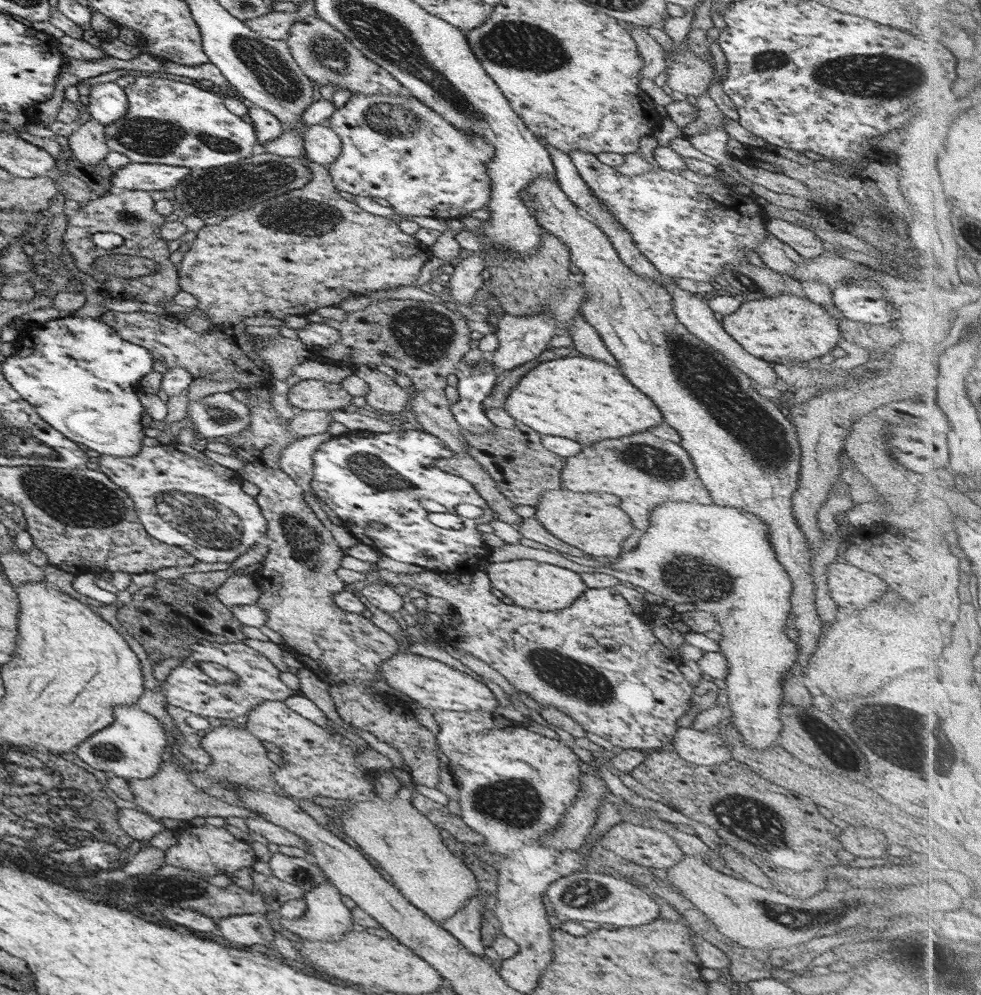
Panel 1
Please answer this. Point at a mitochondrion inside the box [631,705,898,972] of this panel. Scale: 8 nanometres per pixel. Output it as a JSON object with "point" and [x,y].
{"point":[753,822]}

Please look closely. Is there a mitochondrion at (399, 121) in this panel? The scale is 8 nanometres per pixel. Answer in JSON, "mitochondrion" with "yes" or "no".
{"mitochondrion":"yes"}

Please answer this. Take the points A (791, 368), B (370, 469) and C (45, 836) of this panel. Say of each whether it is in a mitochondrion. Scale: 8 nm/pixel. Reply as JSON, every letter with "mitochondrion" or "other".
{"A":"other","B":"mitochondrion","C":"mitochondrion"}

